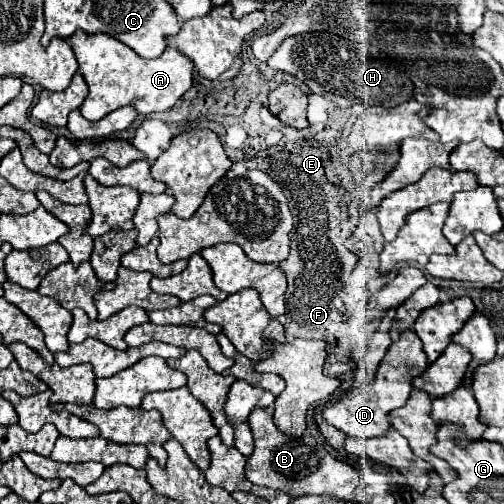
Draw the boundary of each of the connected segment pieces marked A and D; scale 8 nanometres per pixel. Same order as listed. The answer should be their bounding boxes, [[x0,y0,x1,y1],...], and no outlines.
[[69,31,193,121],[323,329,427,439]]

